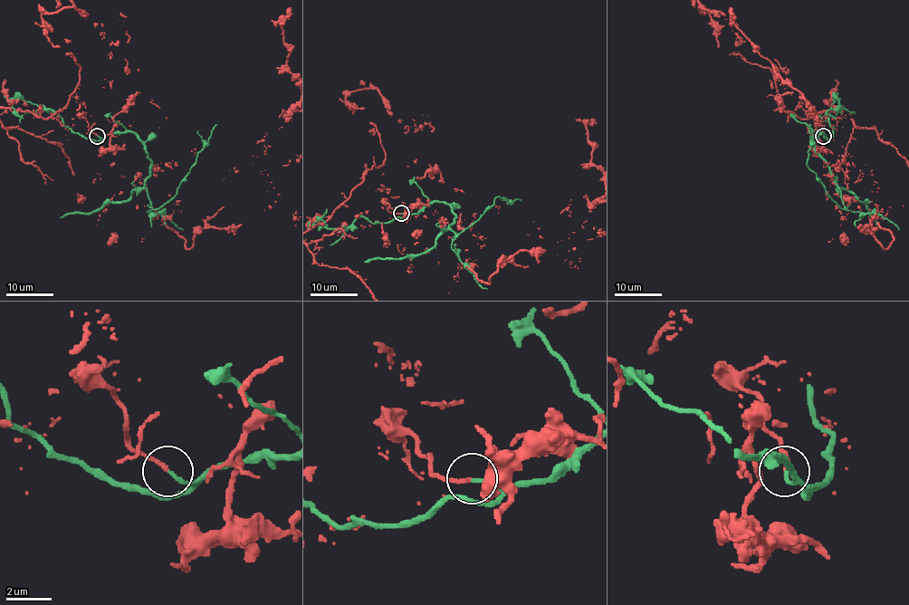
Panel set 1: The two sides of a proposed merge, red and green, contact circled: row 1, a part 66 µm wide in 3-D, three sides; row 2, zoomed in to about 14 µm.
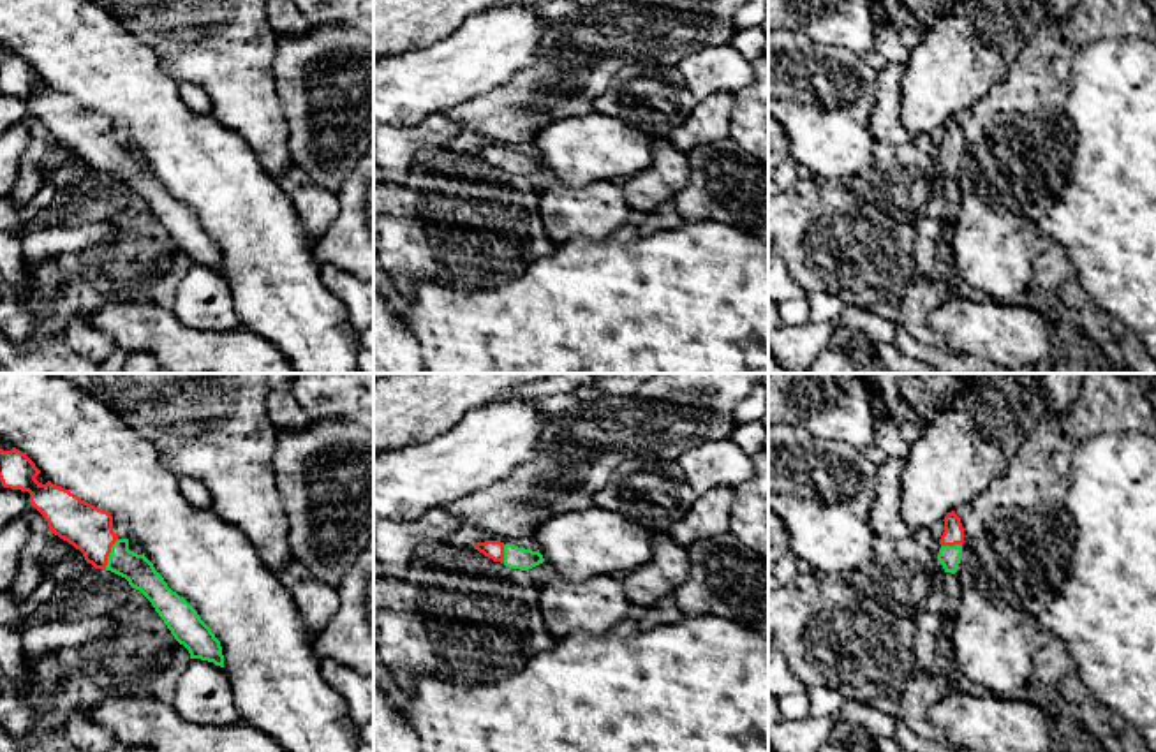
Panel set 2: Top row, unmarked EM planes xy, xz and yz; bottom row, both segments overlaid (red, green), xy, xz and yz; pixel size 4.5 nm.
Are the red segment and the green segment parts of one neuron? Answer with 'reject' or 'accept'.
reject

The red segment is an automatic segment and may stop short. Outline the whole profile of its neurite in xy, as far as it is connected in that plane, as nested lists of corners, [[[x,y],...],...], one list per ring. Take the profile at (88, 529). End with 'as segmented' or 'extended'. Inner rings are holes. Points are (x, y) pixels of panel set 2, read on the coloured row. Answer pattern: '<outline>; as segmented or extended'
[[[12,447],[11,451],[0,449],[0,481],[4,488],[21,490],[30,493],[30,505],[33,505],[48,521],[49,530],[60,539],[72,544],[79,549],[88,564],[95,569],[106,569],[111,546],[118,541],[118,535],[113,532],[113,516],[99,509],[69,490],[53,484],[48,481],[41,484],[35,477],[41,470],[35,463],[19,449]]]; as segmented

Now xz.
[[[500,541],[478,542],[478,544],[474,544],[474,549],[478,549],[485,557],[492,558],[493,562],[504,564],[504,542],[500,542]]]; as segmented

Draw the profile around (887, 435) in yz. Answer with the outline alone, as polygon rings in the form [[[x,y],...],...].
[[[885,416],[874,431],[874,444],[890,458],[897,456],[906,460],[911,446],[902,439],[899,424]]]

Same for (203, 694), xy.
[[[190,659],[176,682],[173,708],[192,724],[231,726],[243,722],[226,671],[213,662]]]

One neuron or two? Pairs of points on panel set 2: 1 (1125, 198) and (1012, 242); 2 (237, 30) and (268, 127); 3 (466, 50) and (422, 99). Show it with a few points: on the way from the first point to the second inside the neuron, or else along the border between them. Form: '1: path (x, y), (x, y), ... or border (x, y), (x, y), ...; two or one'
1: border (1063, 187), (1049, 210), (1045, 228), (1049, 240); two
2: path (237, 55), (237, 74), (245, 103); one
3: path (455, 62), (430, 87); one

